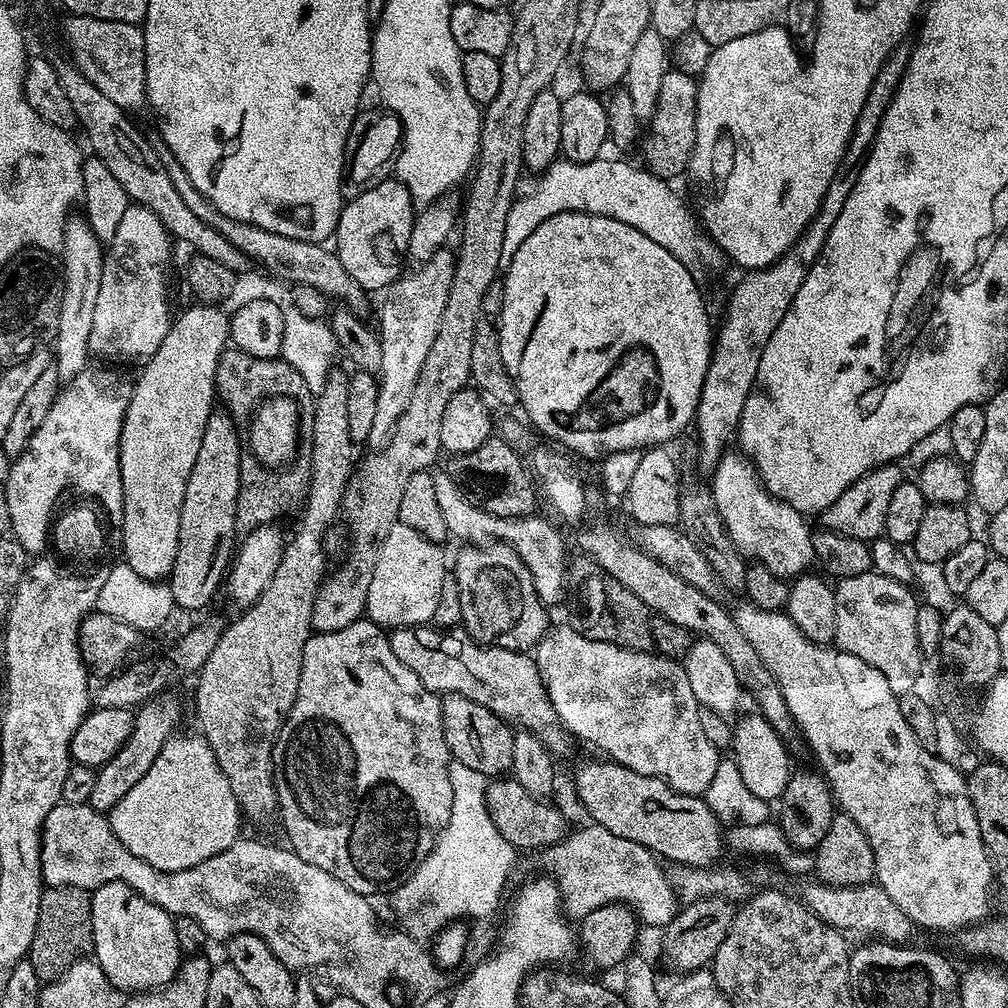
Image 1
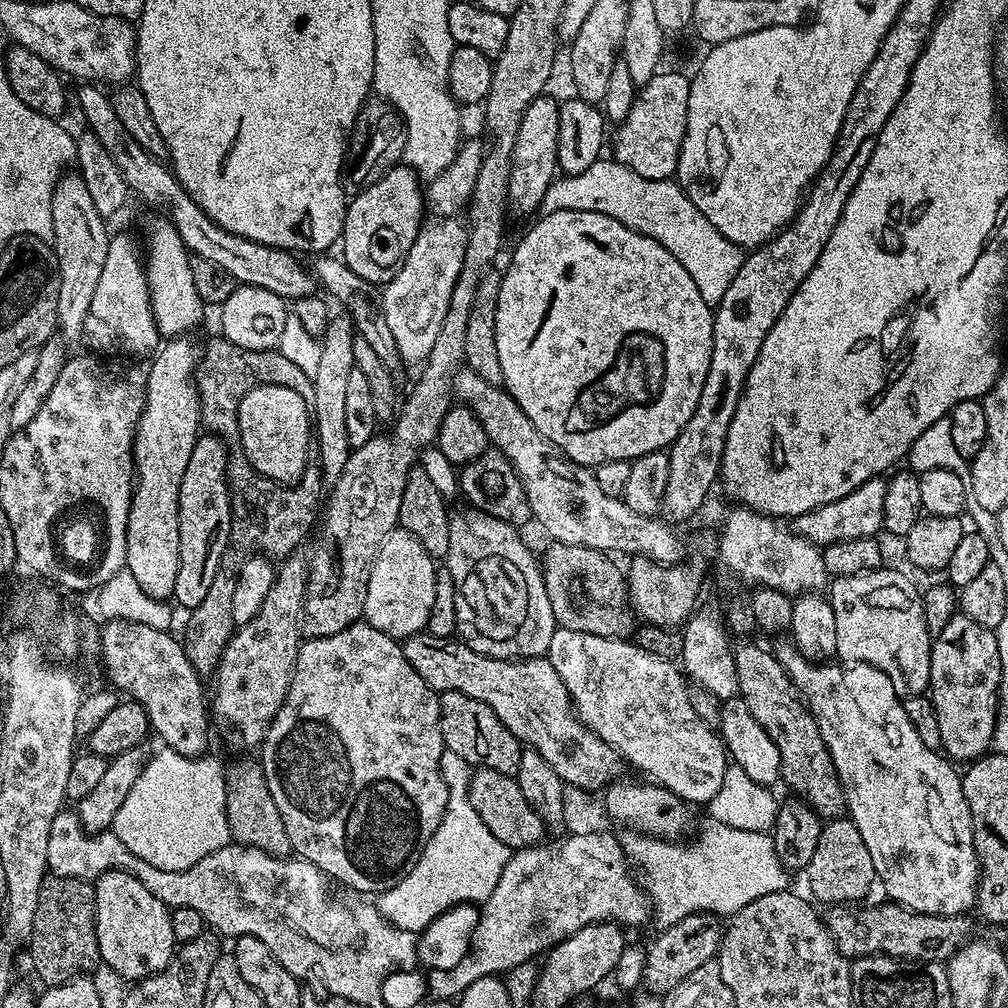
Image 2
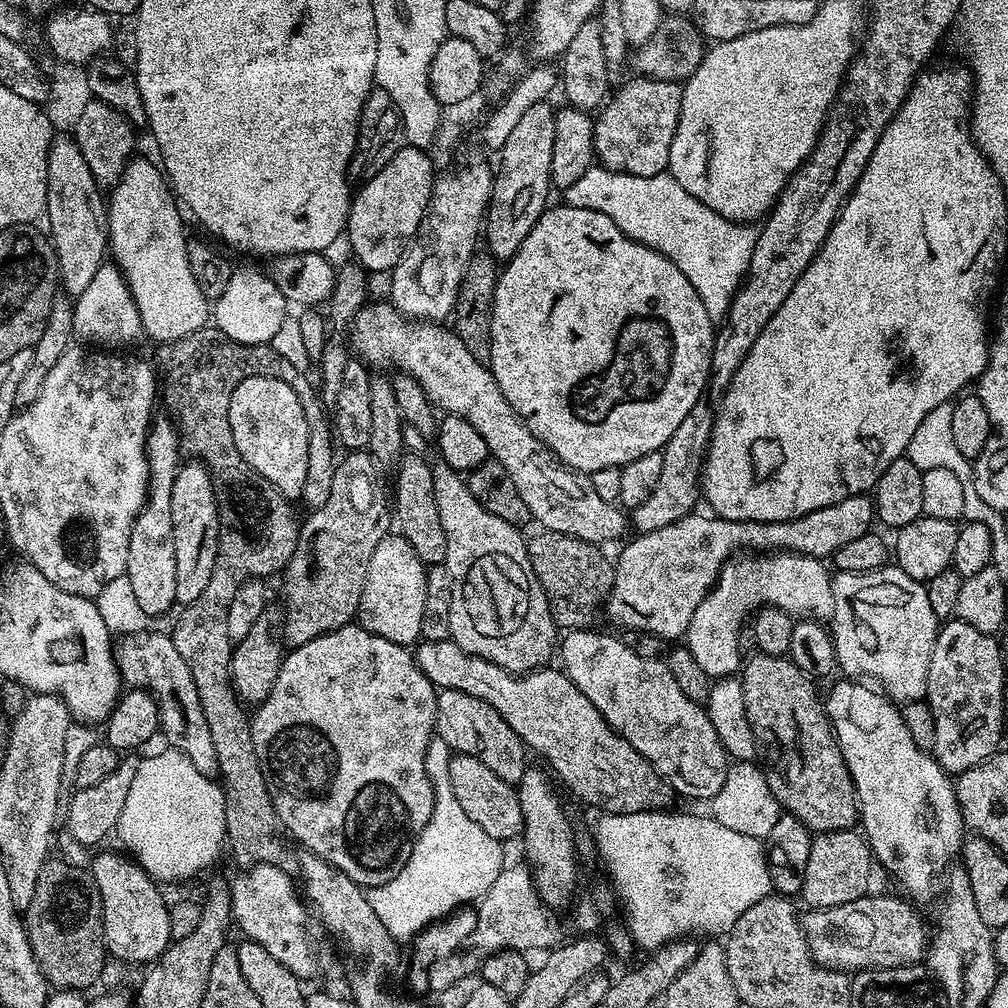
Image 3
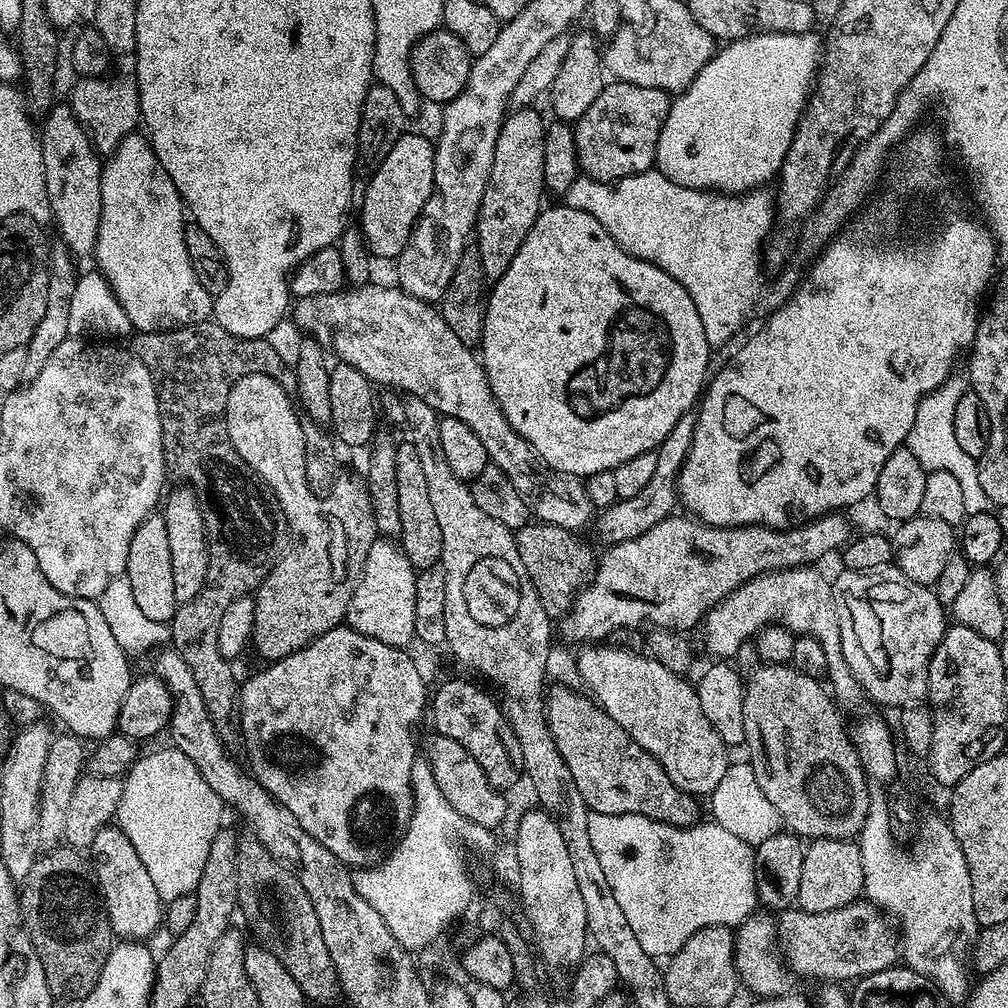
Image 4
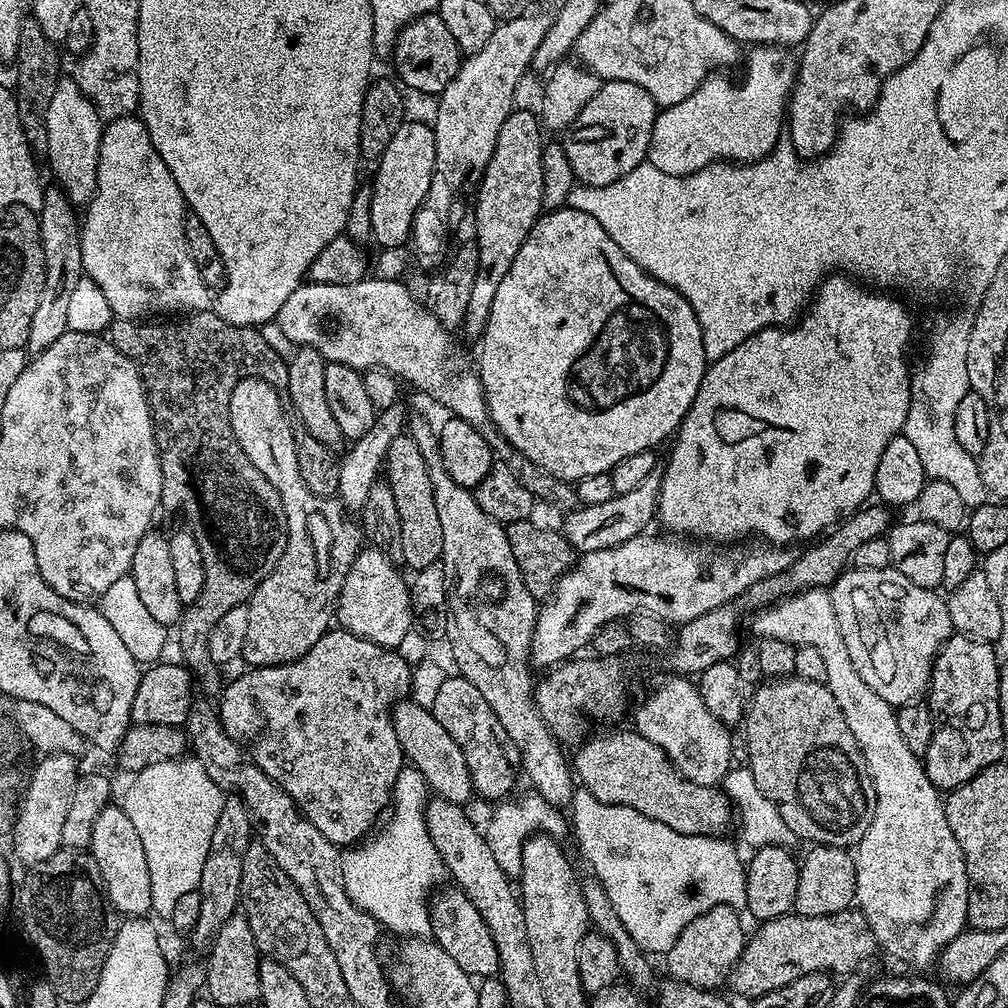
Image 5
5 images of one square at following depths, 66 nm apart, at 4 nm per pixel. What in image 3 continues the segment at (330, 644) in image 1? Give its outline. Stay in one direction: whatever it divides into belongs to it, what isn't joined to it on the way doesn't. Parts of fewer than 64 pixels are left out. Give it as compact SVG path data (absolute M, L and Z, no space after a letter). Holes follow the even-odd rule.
M353 622L342 626L337 632L327 632L310 642L295 645L285 655L284 665L280 667L280 673L270 694L261 704L255 705L251 713L254 754L258 754L262 774L266 778L276 813L287 835L293 841L296 839L301 844L301 849L321 856L326 863L342 870L342 874L349 876L365 890L382 886L399 874L406 859L406 849L420 835L426 822L430 822L430 814L436 801L436 790L426 770L426 758L434 744L437 691L436 685L431 684L426 674L420 672L415 655L405 645L390 642L378 634L370 634L361 628L359 623Z

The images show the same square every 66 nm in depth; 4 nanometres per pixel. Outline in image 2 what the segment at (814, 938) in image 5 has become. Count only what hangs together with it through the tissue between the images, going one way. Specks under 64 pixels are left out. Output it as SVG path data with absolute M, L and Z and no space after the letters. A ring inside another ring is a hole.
M883 903L877 908L868 908L865 912L836 910L832 917L827 917L828 932L836 939L836 945L845 956L859 958L883 954L897 956L900 960L947 962L963 944L969 943L973 935L972 924L967 915L931 916L912 912L900 904Z

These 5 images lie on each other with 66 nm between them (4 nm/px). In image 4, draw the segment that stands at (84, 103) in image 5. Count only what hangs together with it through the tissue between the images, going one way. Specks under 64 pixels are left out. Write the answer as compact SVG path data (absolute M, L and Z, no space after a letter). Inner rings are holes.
M67 103L59 104L43 117L40 132L42 162L46 166L46 194L52 207L54 226L60 230L59 239L77 261L83 262L95 253L102 218L102 157L88 137L88 129L80 125L76 113Z

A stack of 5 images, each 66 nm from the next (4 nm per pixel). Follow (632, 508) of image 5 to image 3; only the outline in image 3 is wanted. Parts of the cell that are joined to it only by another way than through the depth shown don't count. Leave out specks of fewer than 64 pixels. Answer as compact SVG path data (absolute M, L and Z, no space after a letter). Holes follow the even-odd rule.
M701 400L691 408L690 413L686 414L681 425L674 430L674 434L664 444L661 449L662 475L658 478L658 483L654 486L650 498L646 498L642 506L633 508L630 512L630 524L631 527L632 524L636 527L637 533L662 529L671 522L681 520L695 509L693 506L700 498L704 458L711 444L714 420L713 407L709 406L706 400Z

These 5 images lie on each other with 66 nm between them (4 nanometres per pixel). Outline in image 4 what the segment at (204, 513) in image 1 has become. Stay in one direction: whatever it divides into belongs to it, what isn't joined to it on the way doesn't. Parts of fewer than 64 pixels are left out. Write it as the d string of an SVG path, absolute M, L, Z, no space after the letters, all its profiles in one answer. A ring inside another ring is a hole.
M176 486L176 489L171 492L172 489L163 501L162 515L166 522L166 535L170 542L174 598L177 605L182 605L191 602L202 590L202 586L208 582L210 550L208 549L208 535L204 529L204 510L200 497L187 486Z

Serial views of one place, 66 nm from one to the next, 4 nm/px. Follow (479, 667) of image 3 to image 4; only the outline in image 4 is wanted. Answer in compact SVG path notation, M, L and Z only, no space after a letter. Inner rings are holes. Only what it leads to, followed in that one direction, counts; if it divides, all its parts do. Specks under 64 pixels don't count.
M556 684L546 692L546 715L548 729L558 746L558 754L562 754L562 762L566 762L570 775L578 786L578 794L586 802L586 806L598 814L614 815L645 815L646 818L656 819L663 824L690 828L701 819L697 797L684 792L666 774L666 770L642 746L638 746L630 734L626 732L592 698L583 691L575 692L572 688L563 688Z

